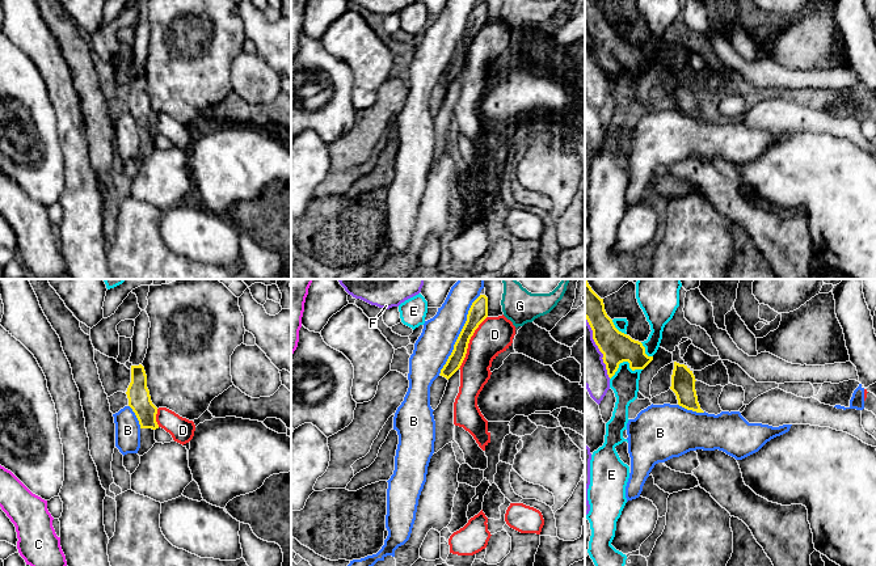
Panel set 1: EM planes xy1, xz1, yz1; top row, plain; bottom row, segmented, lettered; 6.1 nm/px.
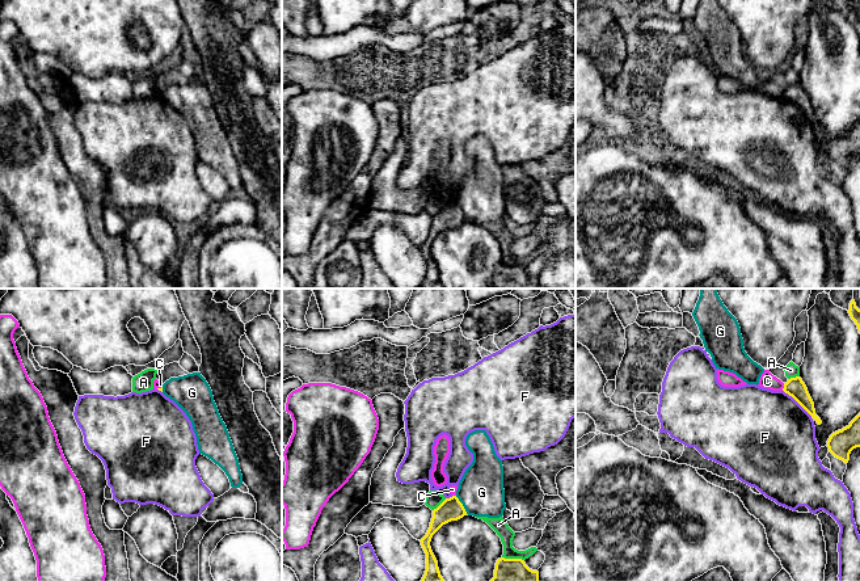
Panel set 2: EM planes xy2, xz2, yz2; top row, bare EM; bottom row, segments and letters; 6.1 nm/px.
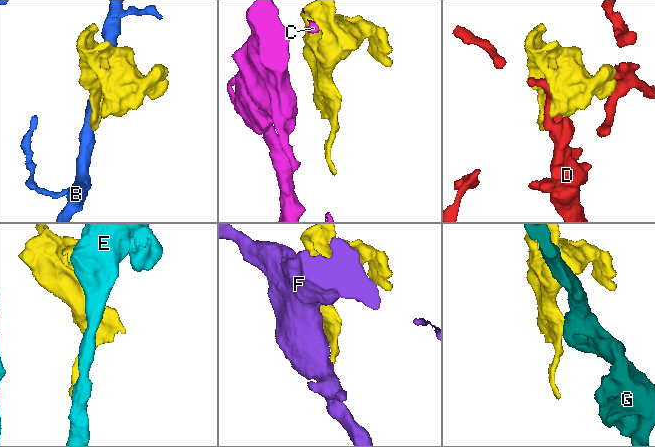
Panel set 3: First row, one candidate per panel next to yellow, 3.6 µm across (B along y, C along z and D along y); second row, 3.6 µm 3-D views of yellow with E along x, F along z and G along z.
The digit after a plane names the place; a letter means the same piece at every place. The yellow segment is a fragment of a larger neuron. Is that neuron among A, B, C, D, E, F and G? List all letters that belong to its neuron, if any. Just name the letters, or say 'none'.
none

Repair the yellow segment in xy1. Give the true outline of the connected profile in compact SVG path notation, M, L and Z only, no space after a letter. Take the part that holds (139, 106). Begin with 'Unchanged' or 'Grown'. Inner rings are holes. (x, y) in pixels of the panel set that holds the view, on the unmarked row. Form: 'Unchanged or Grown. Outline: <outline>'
Grown. Outline: M142 71L131 72L131 89L126 101L129 113L135 119L140 131L140 155L138 161L143 162L156 149L155 136L159 135L159 131L156 128L157 114L151 107L147 81Z

